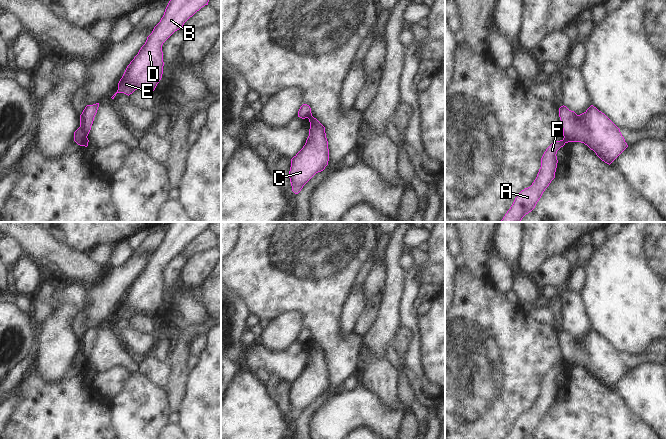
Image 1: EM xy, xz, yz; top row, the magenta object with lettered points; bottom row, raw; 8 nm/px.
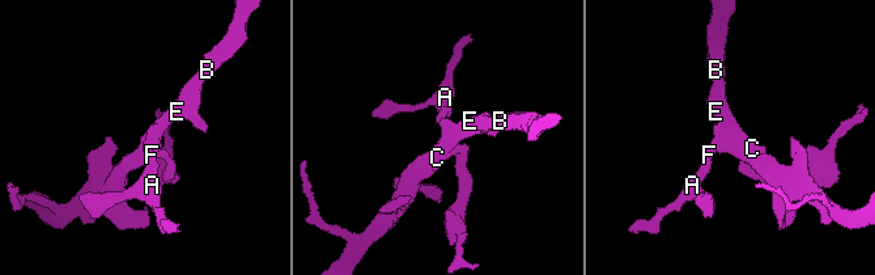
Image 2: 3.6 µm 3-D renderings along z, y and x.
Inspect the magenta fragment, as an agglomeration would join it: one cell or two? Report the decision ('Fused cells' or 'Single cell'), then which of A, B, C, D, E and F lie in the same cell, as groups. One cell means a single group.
Fused cells. Groups: A F / B C D E

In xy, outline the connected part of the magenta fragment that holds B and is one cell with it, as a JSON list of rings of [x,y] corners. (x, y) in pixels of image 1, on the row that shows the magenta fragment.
[[[170,0],[160,22],[154,27],[152,33],[147,37],[145,44],[127,66],[118,83],[118,90],[111,98],[114,99],[117,93],[124,93],[129,96],[135,90],[147,90],[153,92],[163,74],[163,43],[175,31],[183,28],[184,23],[202,7],[208,5],[208,2],[209,0]]]

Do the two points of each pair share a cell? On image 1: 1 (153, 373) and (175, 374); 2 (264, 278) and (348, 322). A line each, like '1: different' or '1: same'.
1: different
2: different

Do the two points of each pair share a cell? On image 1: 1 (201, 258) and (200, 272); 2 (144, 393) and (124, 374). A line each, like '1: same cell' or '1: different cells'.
1: same cell
2: different cells

